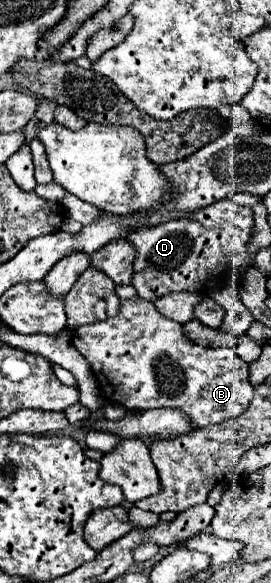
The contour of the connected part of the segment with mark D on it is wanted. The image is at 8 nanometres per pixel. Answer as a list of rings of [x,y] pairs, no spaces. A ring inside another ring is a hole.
[[[230,198],[218,200],[200,212],[194,212],[180,220],[170,220],[150,228],[136,228],[136,232],[128,234],[128,242],[136,250],[134,260],[134,276],[132,286],[136,288],[138,296],[144,300],[158,300],[172,292],[196,292],[206,294],[214,288],[224,288],[242,282],[246,270],[254,264],[254,256],[248,254],[248,238],[252,234],[252,210],[248,206],[240,206]]]

